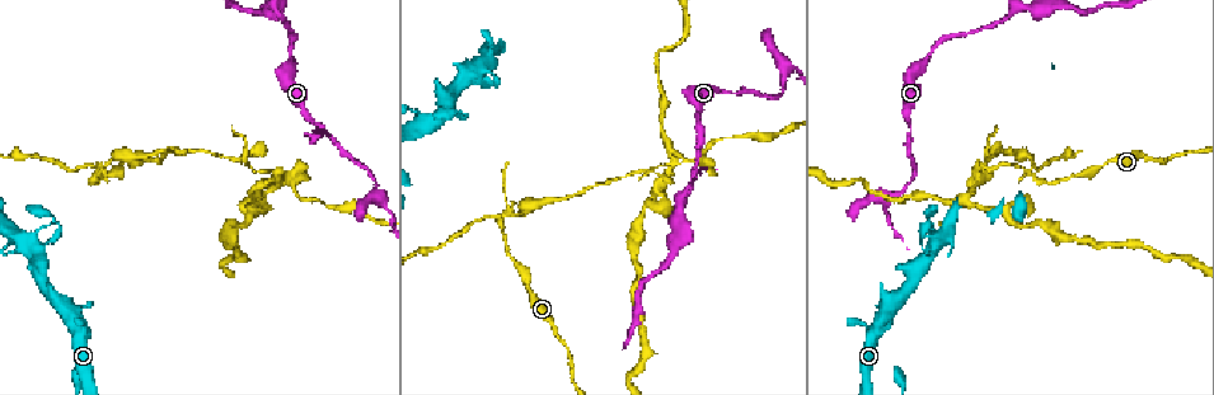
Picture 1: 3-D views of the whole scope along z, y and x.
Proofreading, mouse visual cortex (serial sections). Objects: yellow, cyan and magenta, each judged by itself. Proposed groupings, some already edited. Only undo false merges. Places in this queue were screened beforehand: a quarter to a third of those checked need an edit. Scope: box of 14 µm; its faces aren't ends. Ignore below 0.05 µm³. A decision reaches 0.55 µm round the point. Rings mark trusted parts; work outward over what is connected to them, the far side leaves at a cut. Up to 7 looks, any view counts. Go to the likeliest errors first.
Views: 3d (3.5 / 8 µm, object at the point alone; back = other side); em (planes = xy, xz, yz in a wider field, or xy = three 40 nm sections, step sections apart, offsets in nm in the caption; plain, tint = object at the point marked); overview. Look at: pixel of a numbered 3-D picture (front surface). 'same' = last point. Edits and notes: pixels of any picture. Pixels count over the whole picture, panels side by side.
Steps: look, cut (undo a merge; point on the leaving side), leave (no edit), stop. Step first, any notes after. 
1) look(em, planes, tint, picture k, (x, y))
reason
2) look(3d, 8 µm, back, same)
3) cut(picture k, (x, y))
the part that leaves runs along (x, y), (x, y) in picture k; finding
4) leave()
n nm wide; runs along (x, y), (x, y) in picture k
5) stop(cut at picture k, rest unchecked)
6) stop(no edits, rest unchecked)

look(3d, 8 µm, picture 1, (1030, 171))
abrupt turn

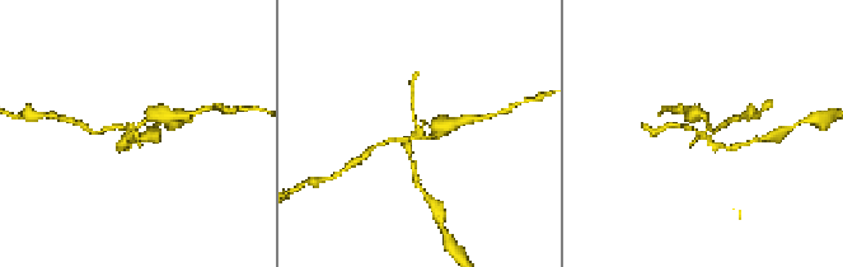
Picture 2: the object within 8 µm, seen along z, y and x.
look(3d, 3.5 µm, picture 2, (130, 133))
closer look

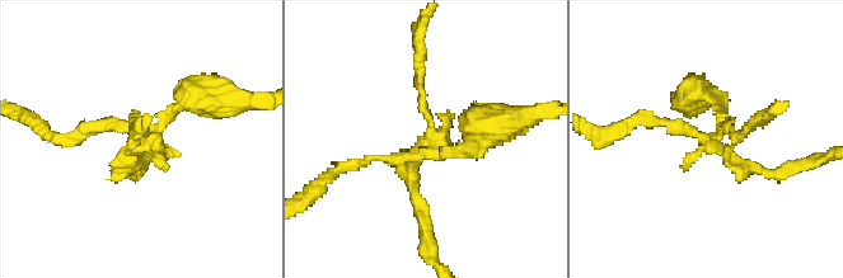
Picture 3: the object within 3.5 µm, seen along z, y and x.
look(em, planes, tint, picture 3, (709, 145))
need the tissue

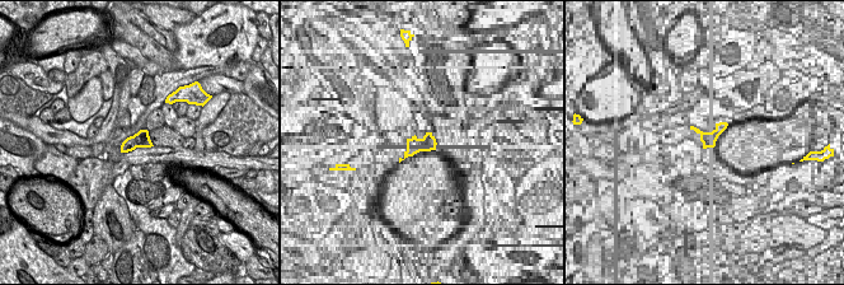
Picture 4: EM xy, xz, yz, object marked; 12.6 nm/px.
cut(picture 3, (694, 100))
the part that leaves runs along (713, 137), (724, 113), (687, 102) in picture 3; two cells meet here

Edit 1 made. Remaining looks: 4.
look(overview)
see it whole again

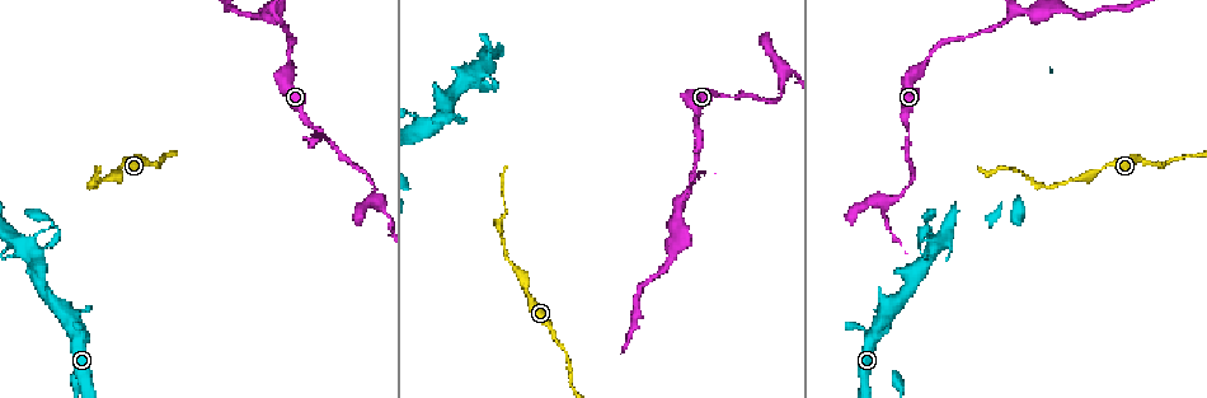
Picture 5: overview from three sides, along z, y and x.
look(3d, 3.5 µm, picture 5, (925, 251))

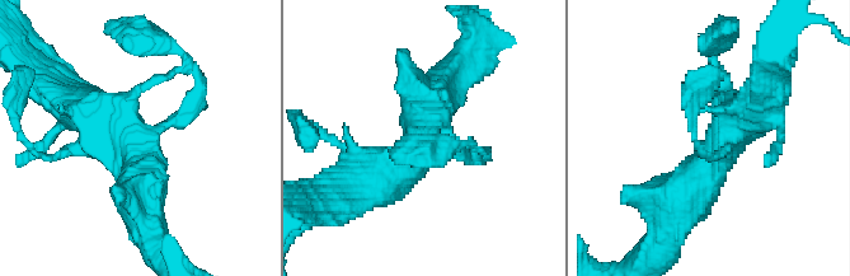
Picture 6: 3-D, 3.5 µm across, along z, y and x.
look(em, planes, tint, picture 6, (714, 134))

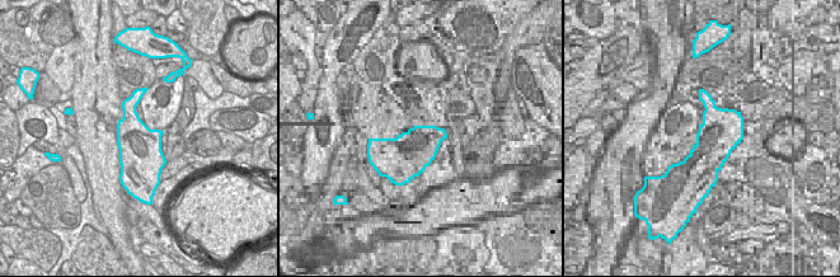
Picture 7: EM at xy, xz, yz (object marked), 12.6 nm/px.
leave()
runs along (141, 187), (134, 144), (52, 85) in picture 6; all the same cell

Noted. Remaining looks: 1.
stop(cut at picture 3, rest unchecked)

